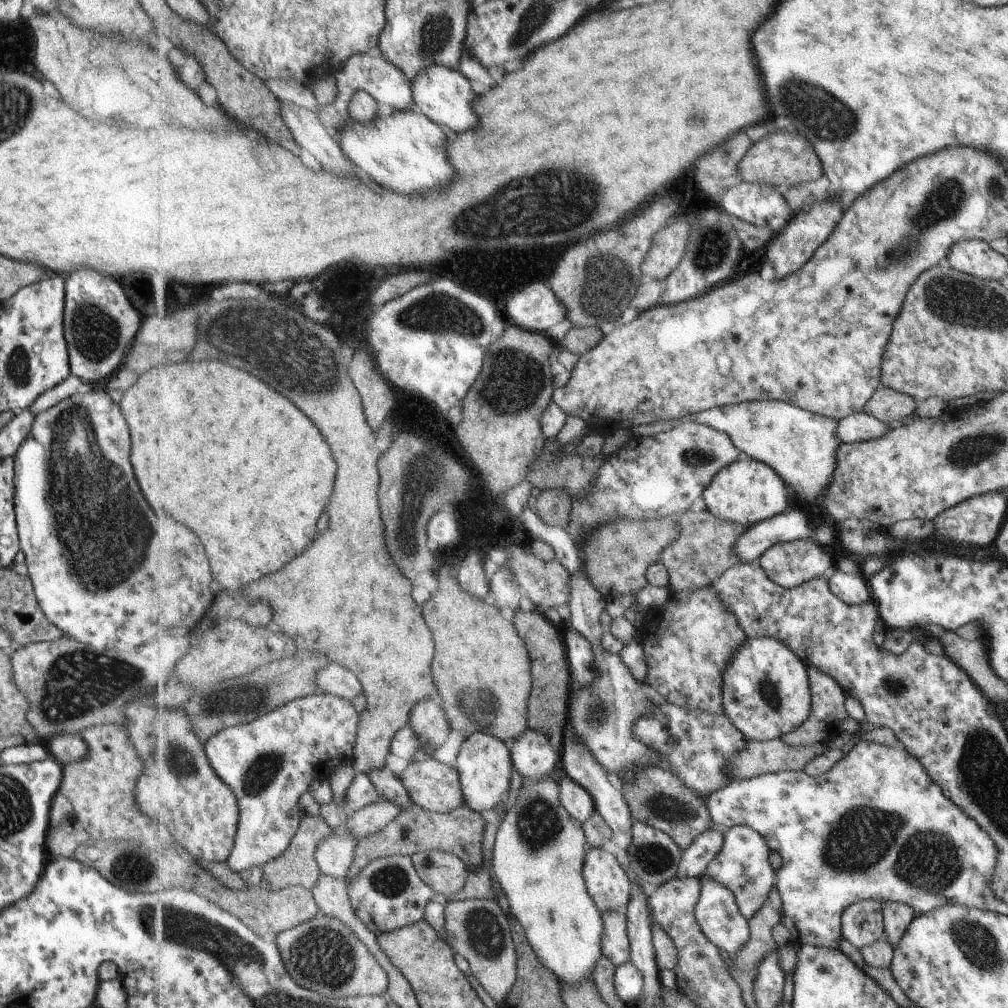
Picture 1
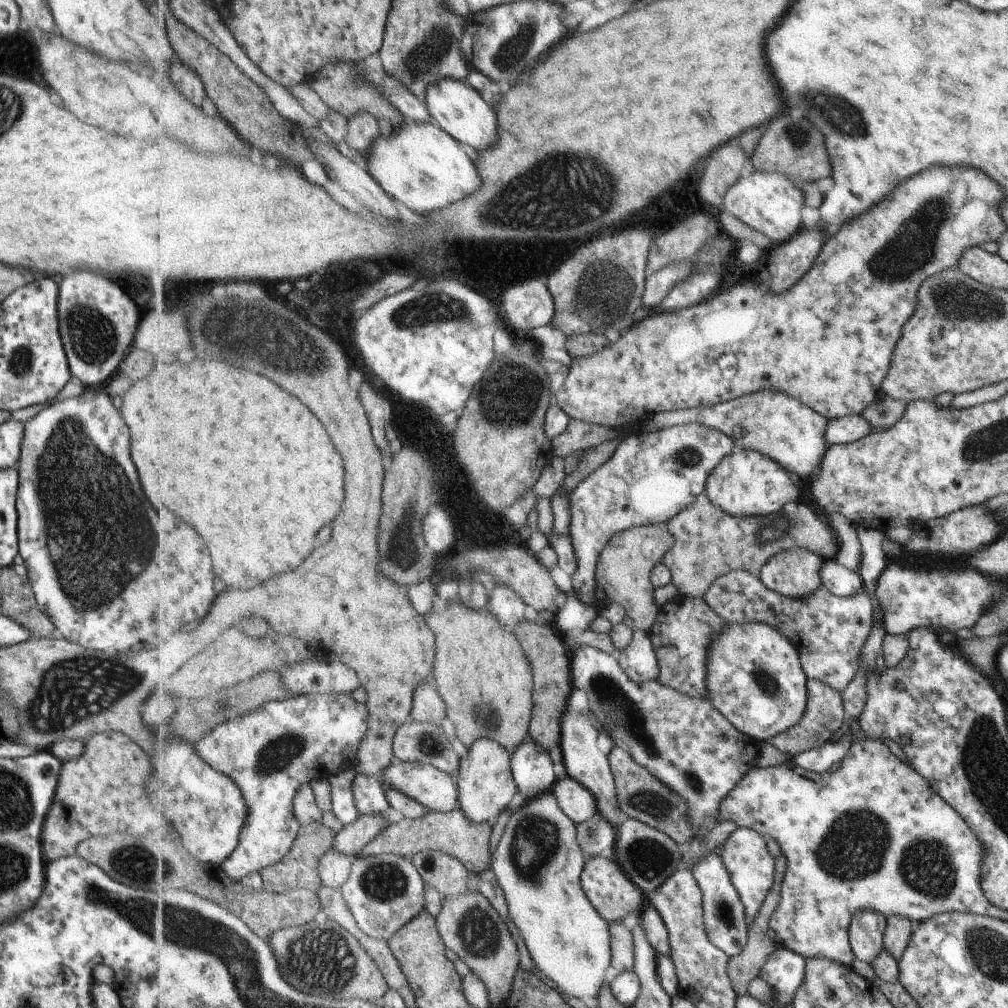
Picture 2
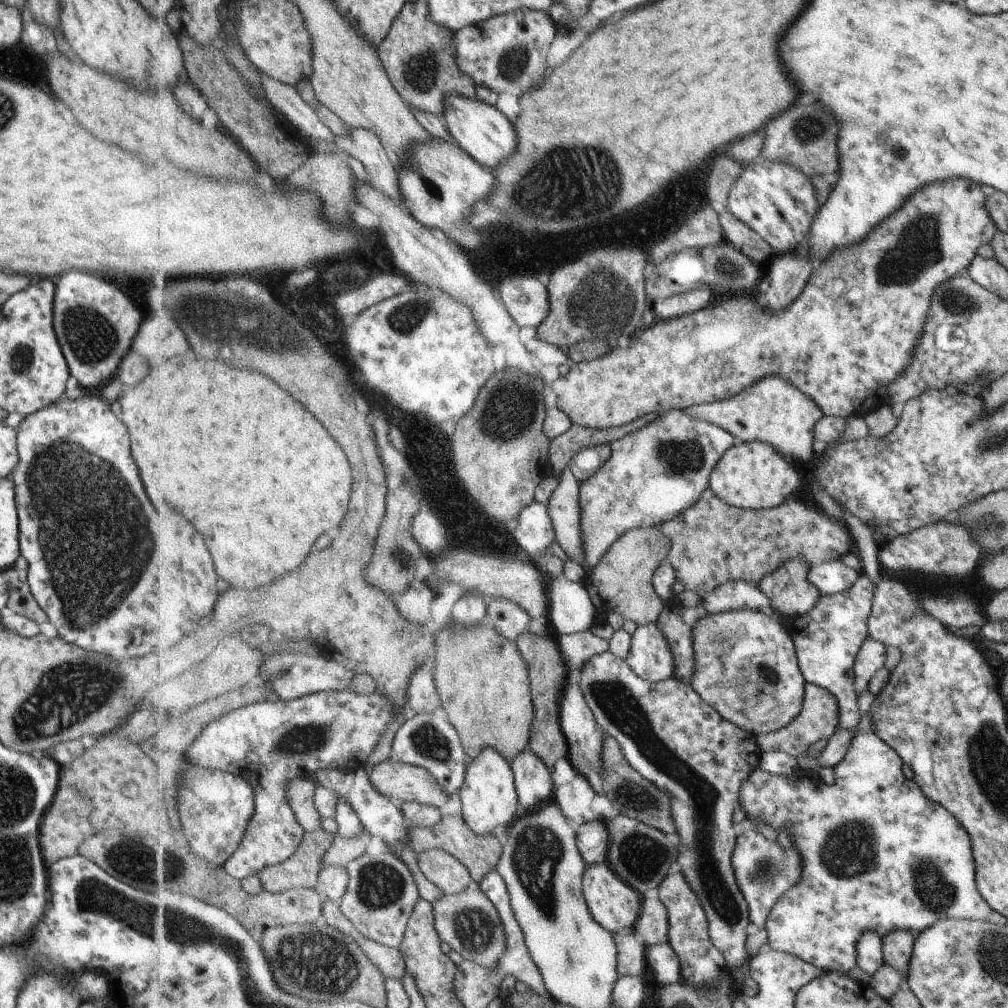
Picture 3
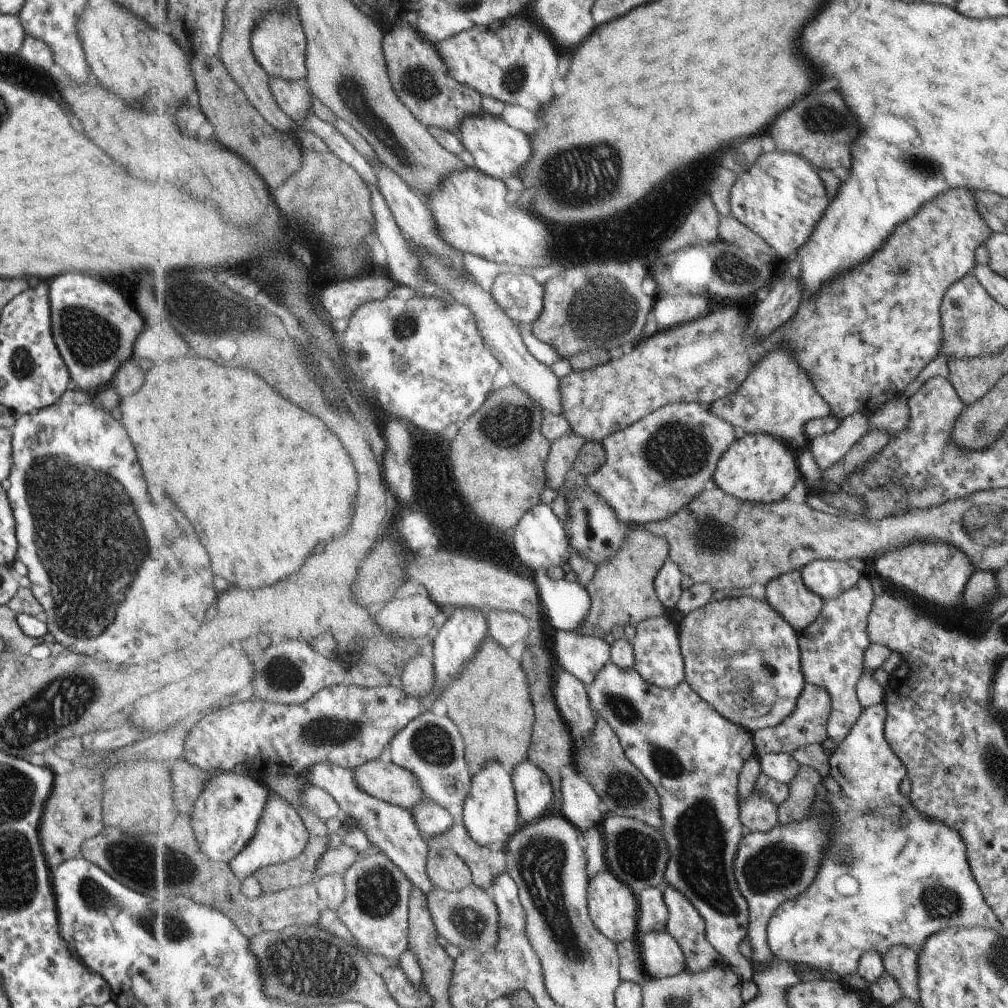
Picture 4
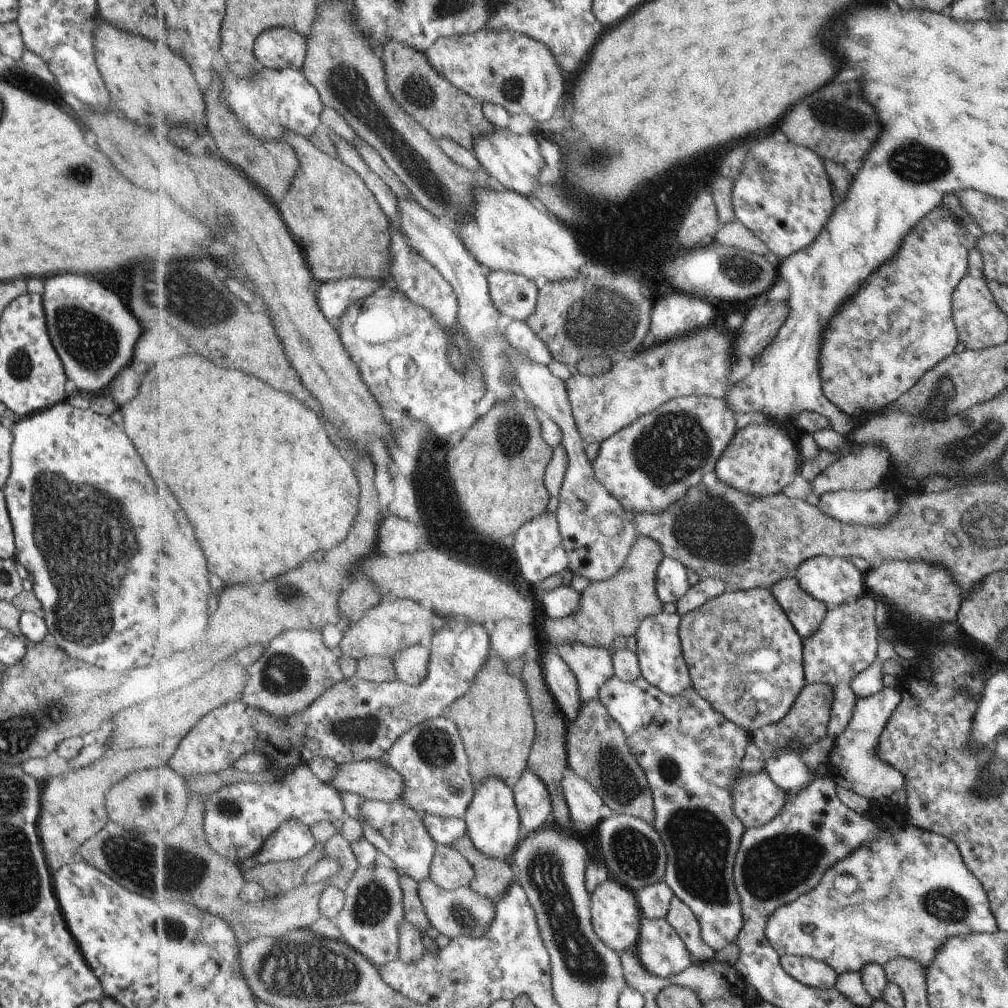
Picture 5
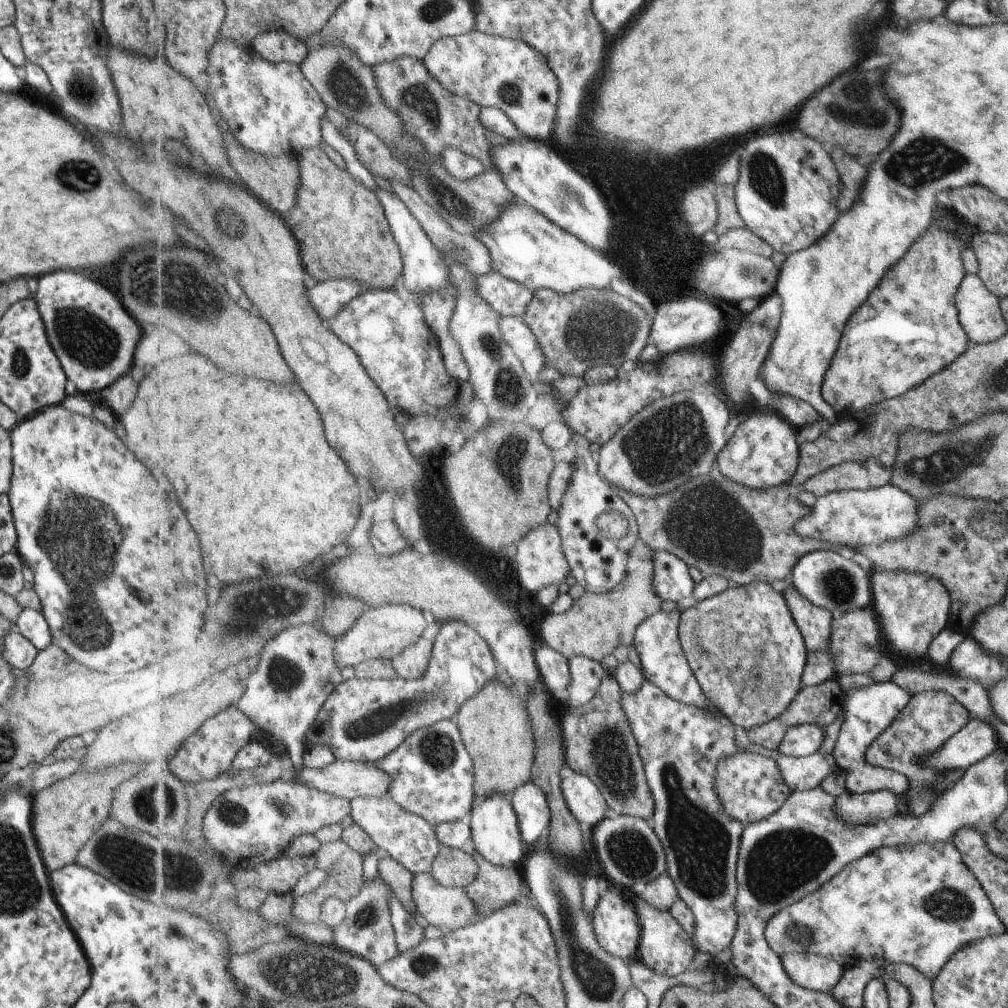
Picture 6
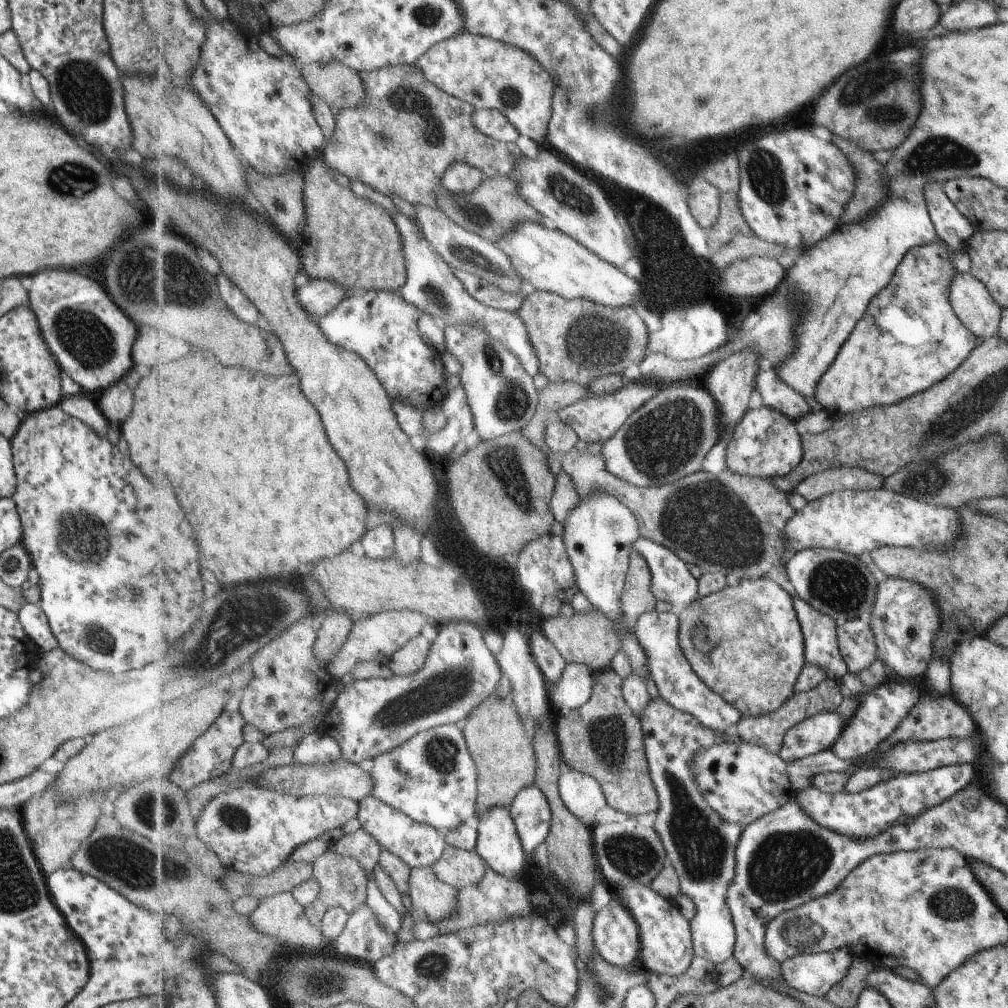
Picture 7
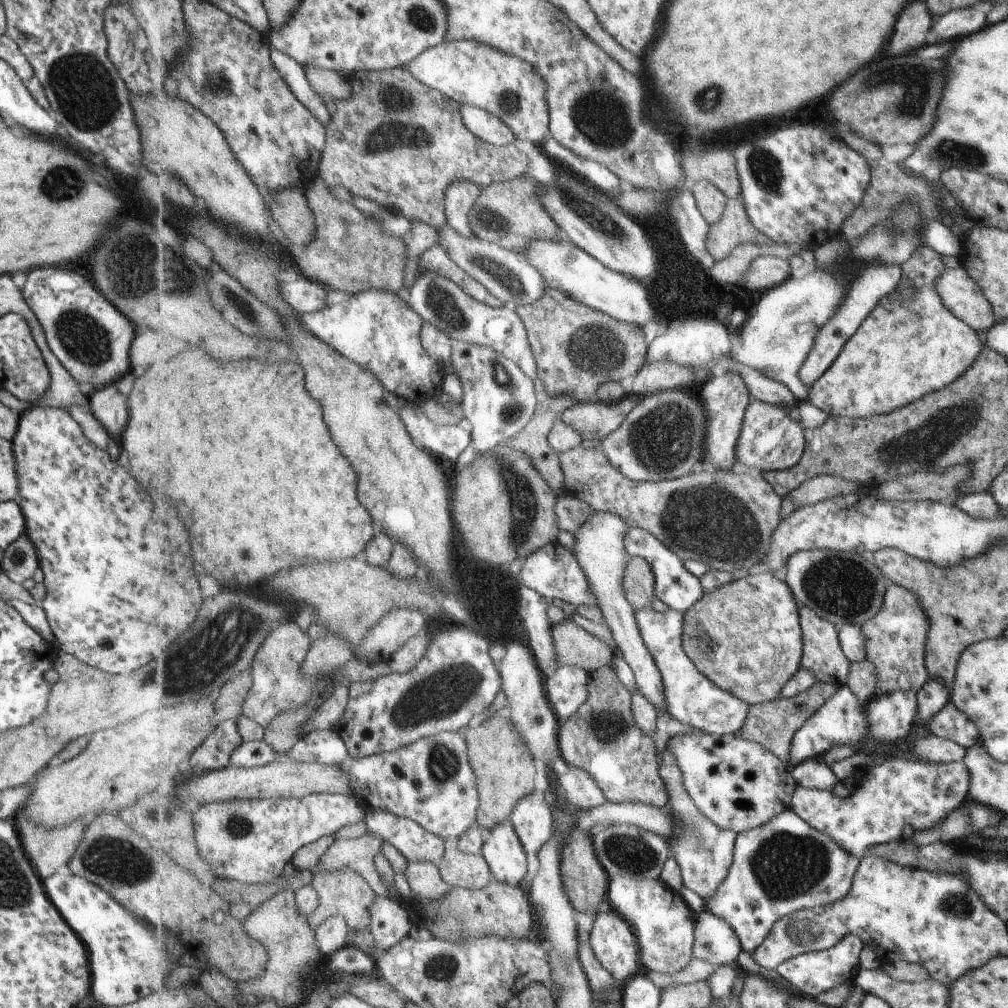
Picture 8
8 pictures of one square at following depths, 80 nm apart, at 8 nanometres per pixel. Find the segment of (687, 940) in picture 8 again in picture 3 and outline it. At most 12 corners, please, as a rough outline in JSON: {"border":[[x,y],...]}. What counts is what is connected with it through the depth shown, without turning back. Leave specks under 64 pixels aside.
{"border":[[669,942],[647,946],[656,986],[681,982],[682,964]]}

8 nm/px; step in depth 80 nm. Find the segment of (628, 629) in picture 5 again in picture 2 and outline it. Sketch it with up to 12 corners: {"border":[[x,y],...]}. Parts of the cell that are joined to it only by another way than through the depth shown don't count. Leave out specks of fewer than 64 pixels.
{"border":[[667,523],[611,537],[594,609],[621,604],[649,631],[660,607],[651,575],[675,541]]}

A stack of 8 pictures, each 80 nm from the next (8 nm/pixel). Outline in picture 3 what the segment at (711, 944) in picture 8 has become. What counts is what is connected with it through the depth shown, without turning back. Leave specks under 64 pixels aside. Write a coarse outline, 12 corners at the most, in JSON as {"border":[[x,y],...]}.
{"border":[[606,650],[575,676],[672,798],[679,867],[736,969],[748,902],[733,814],[763,750],[675,679]]}

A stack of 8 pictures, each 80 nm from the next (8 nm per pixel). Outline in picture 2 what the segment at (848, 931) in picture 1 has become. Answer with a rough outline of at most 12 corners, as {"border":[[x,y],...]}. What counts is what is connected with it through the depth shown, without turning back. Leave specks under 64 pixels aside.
{"border":[[855,913],[849,946],[870,965],[882,948],[884,916]]}

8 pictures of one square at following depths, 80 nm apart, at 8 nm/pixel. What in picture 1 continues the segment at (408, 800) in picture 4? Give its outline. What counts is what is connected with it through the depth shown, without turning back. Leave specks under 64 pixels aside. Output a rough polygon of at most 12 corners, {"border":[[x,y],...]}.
{"border":[[411,762],[400,777],[413,802],[445,814],[467,806],[458,769]]}

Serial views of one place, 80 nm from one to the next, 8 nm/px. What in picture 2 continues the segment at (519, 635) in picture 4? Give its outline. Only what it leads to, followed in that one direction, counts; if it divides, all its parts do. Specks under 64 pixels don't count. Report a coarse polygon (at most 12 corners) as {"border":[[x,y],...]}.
{"border":[[496,583],[488,610],[514,632],[523,619],[524,600]]}

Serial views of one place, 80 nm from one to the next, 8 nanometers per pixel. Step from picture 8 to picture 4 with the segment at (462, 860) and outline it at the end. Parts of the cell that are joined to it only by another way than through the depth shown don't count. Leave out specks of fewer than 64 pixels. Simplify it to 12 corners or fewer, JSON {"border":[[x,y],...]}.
{"border":[[431,848],[427,872],[437,889],[471,885],[471,870],[451,849]]}

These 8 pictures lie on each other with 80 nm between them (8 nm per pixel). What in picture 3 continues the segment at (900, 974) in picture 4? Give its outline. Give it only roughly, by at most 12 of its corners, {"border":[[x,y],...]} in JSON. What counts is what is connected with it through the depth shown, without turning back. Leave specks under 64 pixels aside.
{"border":[[907,929],[885,933],[882,960],[903,980],[914,935]]}

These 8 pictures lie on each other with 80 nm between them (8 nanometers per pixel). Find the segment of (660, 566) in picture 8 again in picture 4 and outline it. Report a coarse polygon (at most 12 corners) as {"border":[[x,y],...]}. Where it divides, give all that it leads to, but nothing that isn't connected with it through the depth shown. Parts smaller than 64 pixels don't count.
{"border":[[670,558],[655,579],[663,604],[675,610],[683,573]]}

